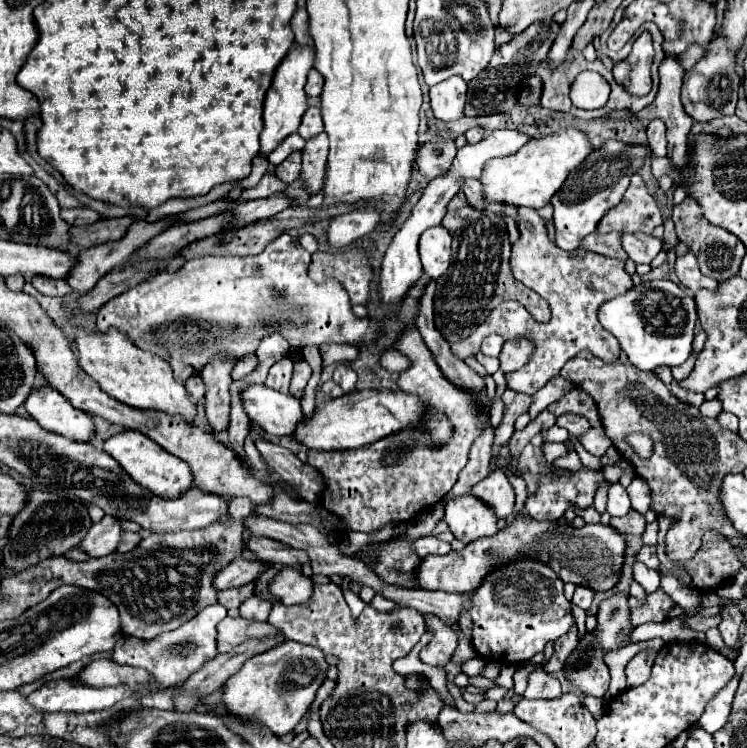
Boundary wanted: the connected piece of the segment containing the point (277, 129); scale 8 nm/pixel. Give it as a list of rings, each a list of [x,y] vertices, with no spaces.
[[[293,46],[281,66],[275,72],[273,84],[265,96],[265,106],[263,106],[263,132],[261,132],[261,150],[259,156],[267,158],[289,134],[297,132],[301,118],[307,110],[307,96],[305,96],[305,82],[307,82],[307,72],[315,64],[315,50],[309,50],[309,46]]]

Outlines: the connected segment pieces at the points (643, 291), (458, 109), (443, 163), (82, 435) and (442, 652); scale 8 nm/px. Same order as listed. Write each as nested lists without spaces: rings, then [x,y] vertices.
[[[651,280],[633,286],[623,296],[605,302],[599,310],[601,326],[619,340],[631,364],[645,372],[657,366],[679,366],[691,356],[695,320],[695,300],[671,280]]]
[[[451,76],[445,82],[431,86],[431,110],[437,120],[451,122],[463,118],[465,108],[465,96],[467,96],[467,84],[461,76]]]
[[[435,136],[433,140],[429,140],[425,146],[421,146],[417,150],[415,170],[421,172],[423,176],[427,176],[429,180],[433,180],[433,178],[445,174],[445,170],[449,170],[455,154],[457,154],[455,140]]]
[[[49,386],[33,390],[25,402],[25,408],[31,418],[35,418],[45,430],[51,430],[53,434],[61,434],[75,442],[91,442],[95,436],[93,416],[69,406],[67,398]]]
[[[425,614],[425,620],[427,620],[427,628],[433,632],[433,640],[421,650],[421,662],[437,666],[437,668],[443,668],[453,656],[457,636],[439,618],[435,618],[431,614]]]

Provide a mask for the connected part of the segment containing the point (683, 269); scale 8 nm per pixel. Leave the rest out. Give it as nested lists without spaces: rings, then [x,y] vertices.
[[[687,252],[685,256],[681,256],[681,258],[677,258],[677,262],[675,262],[675,274],[677,274],[679,282],[681,282],[687,290],[691,290],[691,292],[697,292],[697,290],[701,290],[701,288],[707,288],[707,290],[715,292],[717,286],[719,286],[717,280],[707,278],[707,276],[703,276],[703,274],[699,272],[699,264],[697,264],[695,256],[689,254],[689,252]]]

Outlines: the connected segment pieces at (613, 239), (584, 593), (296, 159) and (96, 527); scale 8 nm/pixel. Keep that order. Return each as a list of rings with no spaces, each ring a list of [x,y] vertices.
[[[611,232],[611,234],[589,234],[583,238],[583,248],[585,250],[595,250],[601,252],[609,258],[619,258],[619,260],[627,260],[625,250],[621,248],[621,234]]]
[[[579,586],[579,588],[575,590],[575,596],[573,596],[571,602],[573,602],[575,606],[579,606],[579,608],[583,608],[583,610],[587,612],[587,610],[591,608],[591,602],[593,602],[593,590]]]
[[[293,152],[281,166],[275,168],[275,176],[285,184],[291,184],[299,178],[301,172],[301,152]]]
[[[103,516],[101,522],[93,524],[87,532],[87,536],[81,540],[81,550],[89,558],[101,558],[117,550],[117,544],[121,540],[121,522],[111,516]]]

